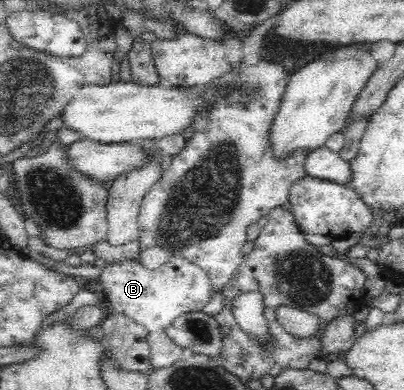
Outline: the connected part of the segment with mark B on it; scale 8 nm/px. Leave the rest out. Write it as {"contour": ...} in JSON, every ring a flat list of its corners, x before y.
{"contour":[[139,256,124,262,114,262,102,268,100,282,114,313,122,313,146,327,152,369,166,368,187,355,167,334,166,327,182,314,199,311,208,304,213,288,205,270,184,257,170,256,154,270,144,268]]}

